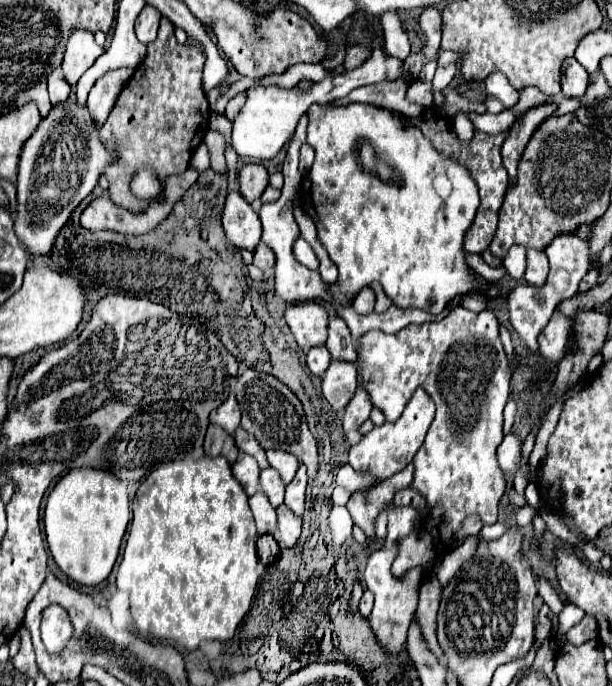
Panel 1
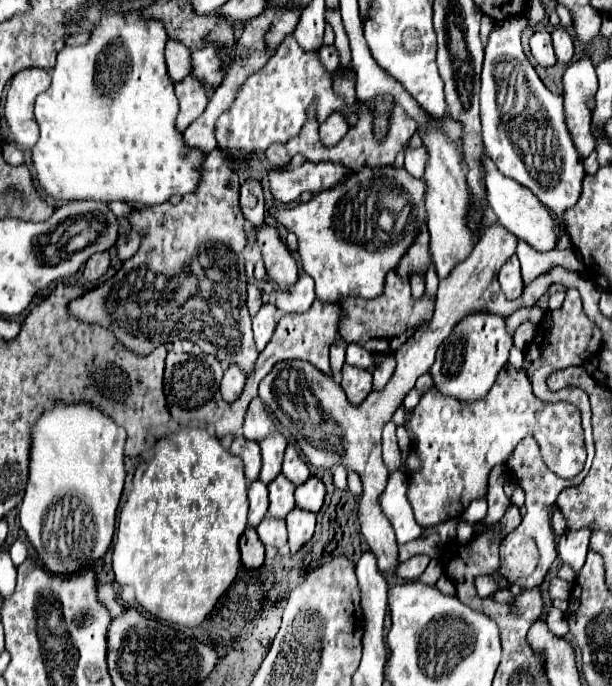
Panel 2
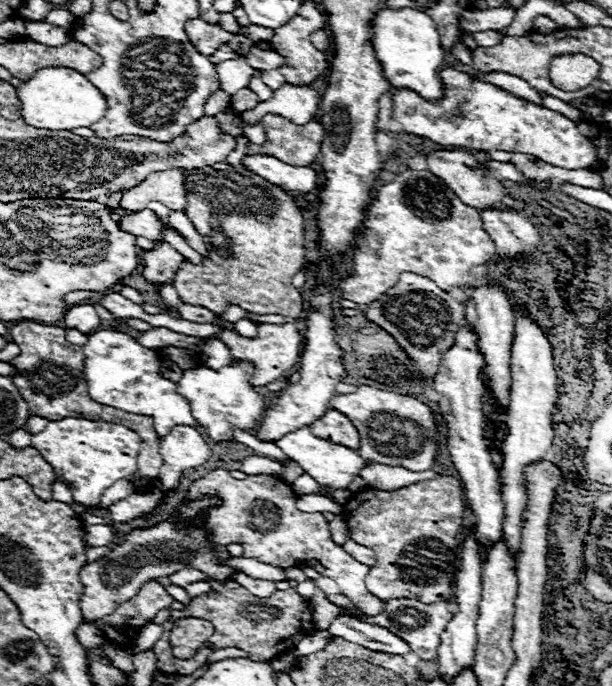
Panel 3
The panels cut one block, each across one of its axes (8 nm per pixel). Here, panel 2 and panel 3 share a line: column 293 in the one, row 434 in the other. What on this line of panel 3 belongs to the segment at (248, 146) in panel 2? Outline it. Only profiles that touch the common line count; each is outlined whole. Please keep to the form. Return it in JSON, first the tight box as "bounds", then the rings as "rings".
{"bounds":[32,418,142,506],"rings":[[[64,418],[62,422],[50,422],[44,432],[36,434],[32,438],[32,446],[36,446],[44,460],[52,464],[56,478],[72,490],[74,502],[98,506],[102,494],[116,480],[128,478],[138,470],[142,440],[136,432],[118,424],[94,422],[86,418]]]}

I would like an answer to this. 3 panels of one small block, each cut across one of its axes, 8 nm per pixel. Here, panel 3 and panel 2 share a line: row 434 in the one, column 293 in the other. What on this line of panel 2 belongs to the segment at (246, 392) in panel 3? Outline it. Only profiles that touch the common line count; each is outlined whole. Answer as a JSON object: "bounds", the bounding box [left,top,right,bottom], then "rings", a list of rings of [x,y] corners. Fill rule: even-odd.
{"bounds":[270,166,426,302],"rings":[[[388,166],[370,172],[370,168],[364,168],[362,172],[348,176],[344,184],[316,194],[310,202],[302,202],[288,210],[270,209],[270,212],[290,232],[296,230],[302,268],[314,278],[318,300],[338,302],[348,296],[372,300],[384,292],[388,270],[398,266],[402,254],[416,238],[418,226],[426,222],[424,192],[425,182],[416,180],[406,170]],[[366,182],[374,182],[370,192],[366,192]],[[390,182],[395,182],[408,196]],[[408,198],[412,198],[412,206],[408,204]],[[382,214],[388,218],[382,218]]]}

